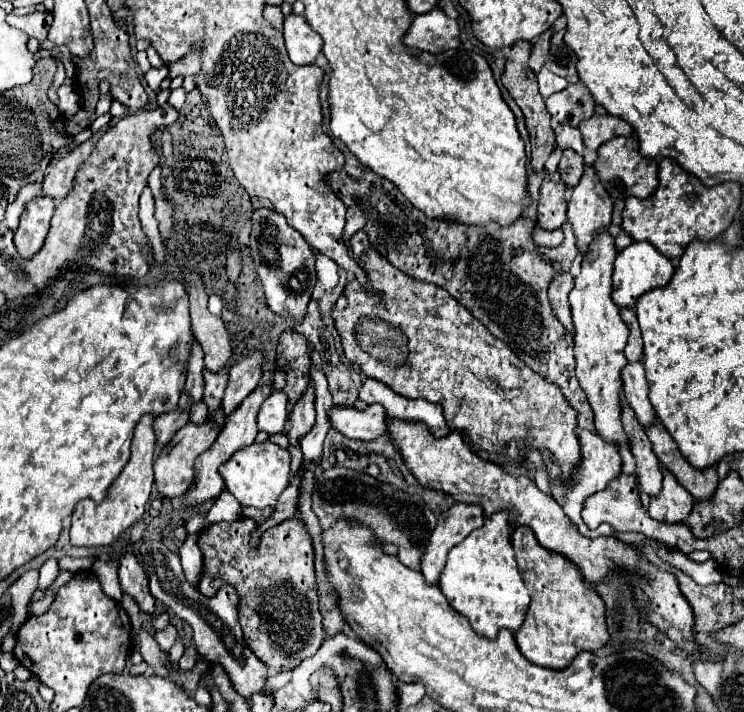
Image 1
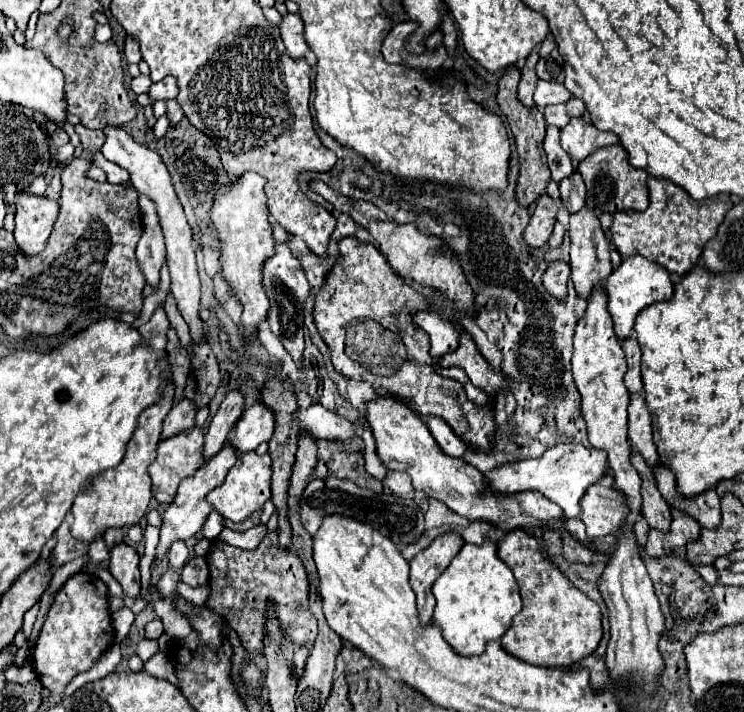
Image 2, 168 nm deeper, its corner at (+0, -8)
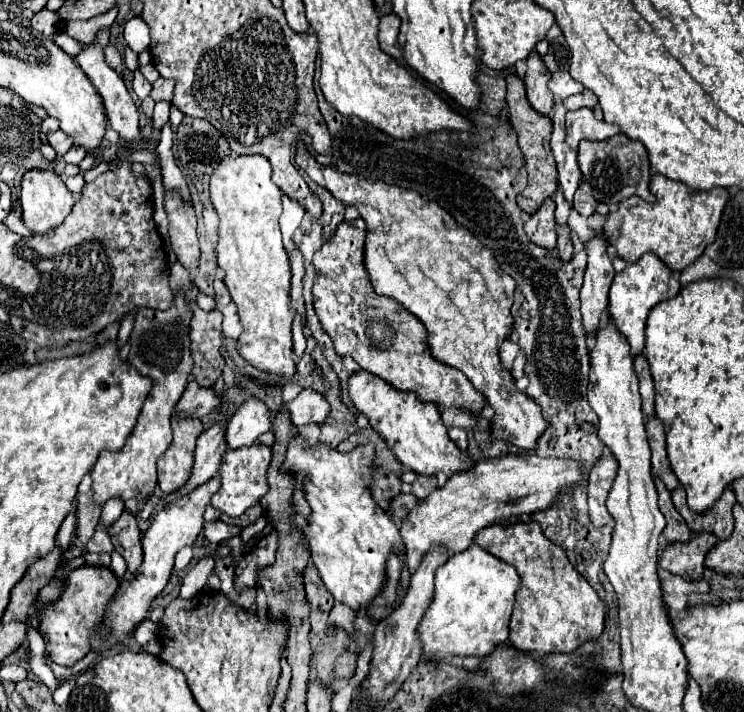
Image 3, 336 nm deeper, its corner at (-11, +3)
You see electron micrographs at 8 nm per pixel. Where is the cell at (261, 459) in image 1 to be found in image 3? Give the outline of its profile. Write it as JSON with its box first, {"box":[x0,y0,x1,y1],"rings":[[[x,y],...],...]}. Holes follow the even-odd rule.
{"box":[212,444,272,518],"rings":[[[254,444],[254,446],[248,446],[248,448],[238,448],[238,450],[228,450],[222,456],[222,464],[218,468],[220,488],[212,496],[212,506],[216,510],[220,510],[222,514],[232,516],[232,518],[242,516],[268,490],[266,470],[268,470],[270,458],[272,458],[272,450],[268,446],[262,446],[262,444]]]}

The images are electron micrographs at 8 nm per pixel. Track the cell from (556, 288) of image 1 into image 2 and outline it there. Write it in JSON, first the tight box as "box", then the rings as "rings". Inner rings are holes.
{"box":[543,261,571,301],"rings":[[[555,261],[549,265],[549,269],[545,271],[543,275],[543,285],[545,289],[557,297],[559,301],[565,301],[567,297],[567,281],[569,281],[569,275],[571,275],[571,269],[565,261]]]}

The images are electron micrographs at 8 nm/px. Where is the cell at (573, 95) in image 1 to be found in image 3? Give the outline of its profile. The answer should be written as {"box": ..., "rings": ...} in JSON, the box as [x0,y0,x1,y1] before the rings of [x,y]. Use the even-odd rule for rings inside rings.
{"box":[564,90,598,110],"rings":[[[584,90],[584,92],[580,92],[576,96],[570,96],[570,98],[564,100],[564,106],[568,110],[578,110],[578,108],[592,108],[594,110],[596,104],[598,104],[598,100],[596,100],[596,96],[590,90]]]}

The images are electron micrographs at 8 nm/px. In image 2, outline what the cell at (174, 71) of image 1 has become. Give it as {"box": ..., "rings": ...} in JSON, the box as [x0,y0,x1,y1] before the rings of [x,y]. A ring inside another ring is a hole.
{"box":[149,77,179,99],"rings":[[[165,77],[159,83],[153,83],[149,89],[149,95],[153,99],[175,99],[179,95],[179,85],[175,77]]]}

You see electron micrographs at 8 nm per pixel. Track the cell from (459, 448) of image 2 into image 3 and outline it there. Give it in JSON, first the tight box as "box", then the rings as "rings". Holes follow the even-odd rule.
{"box":[448,428,468,452],"rings":[[[450,428],[450,430],[448,430],[448,436],[450,436],[450,440],[452,440],[462,452],[466,452],[466,448],[468,448],[466,430],[462,430],[462,428]]]}

